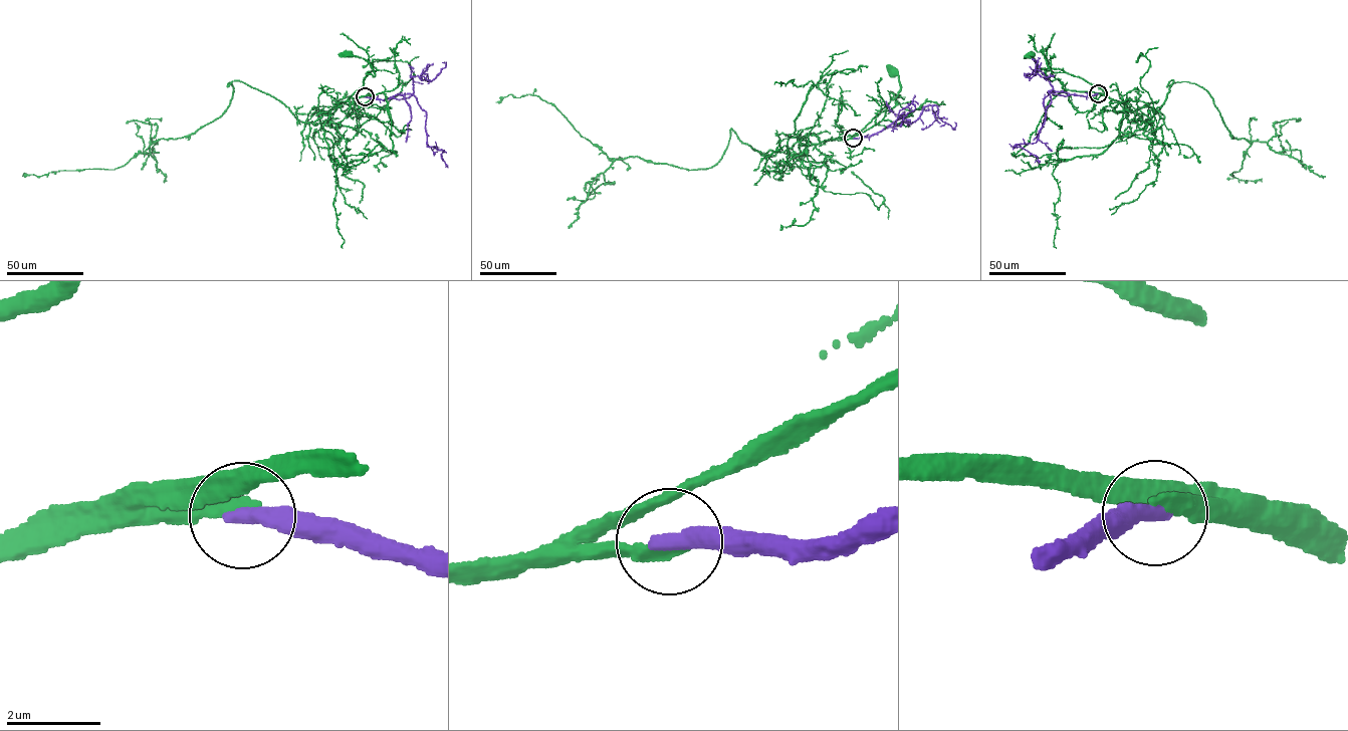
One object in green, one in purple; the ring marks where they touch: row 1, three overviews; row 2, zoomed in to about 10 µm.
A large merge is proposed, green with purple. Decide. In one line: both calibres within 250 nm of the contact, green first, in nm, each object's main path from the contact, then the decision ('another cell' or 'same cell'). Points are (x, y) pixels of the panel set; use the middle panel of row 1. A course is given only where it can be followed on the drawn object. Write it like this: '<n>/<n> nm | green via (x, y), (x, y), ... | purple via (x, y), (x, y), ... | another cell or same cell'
280/400 nm | green via (854, 138), (841, 138), (858, 133), (888, 103), (890, 92), (895, 98), (901, 87), (897, 74), (892, 73) | purple via (853, 138), (871, 136), (902, 118), (910, 124), (898, 114), (913, 100), (915, 108), (900, 126) | same cell

